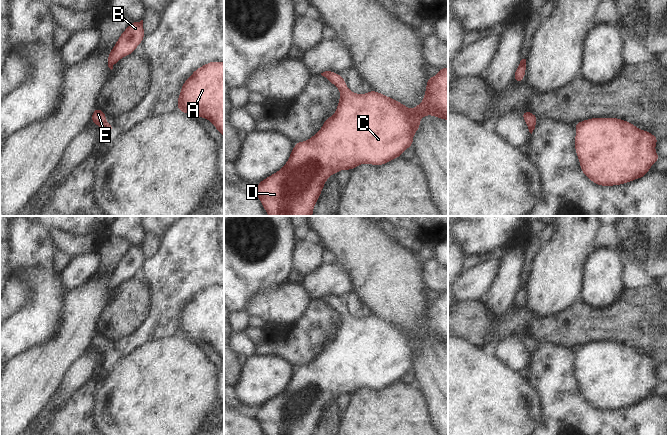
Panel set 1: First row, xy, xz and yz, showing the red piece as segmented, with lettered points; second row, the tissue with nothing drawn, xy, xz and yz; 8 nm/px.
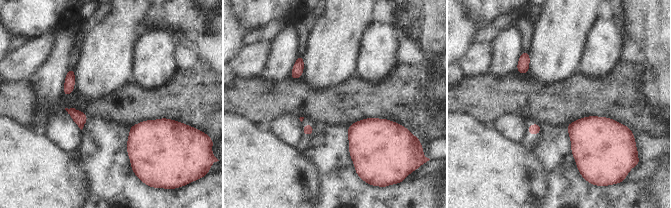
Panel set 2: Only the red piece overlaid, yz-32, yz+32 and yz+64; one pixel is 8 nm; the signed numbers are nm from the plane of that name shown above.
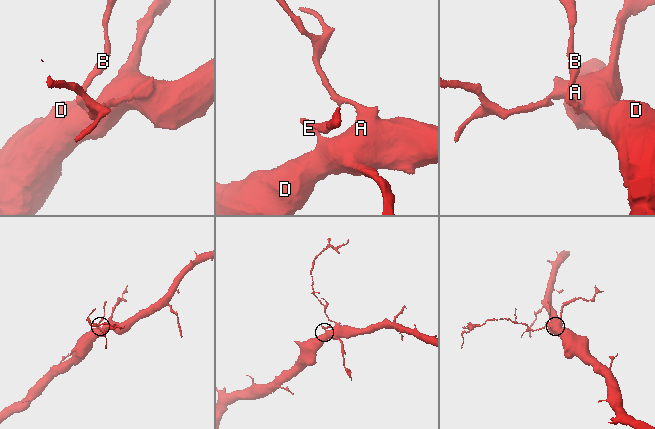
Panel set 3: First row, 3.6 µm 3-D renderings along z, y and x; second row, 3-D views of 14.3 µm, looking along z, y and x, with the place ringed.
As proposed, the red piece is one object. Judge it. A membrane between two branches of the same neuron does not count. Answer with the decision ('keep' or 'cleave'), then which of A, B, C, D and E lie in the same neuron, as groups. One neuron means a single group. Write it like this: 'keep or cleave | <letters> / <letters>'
keep | A B C D E

